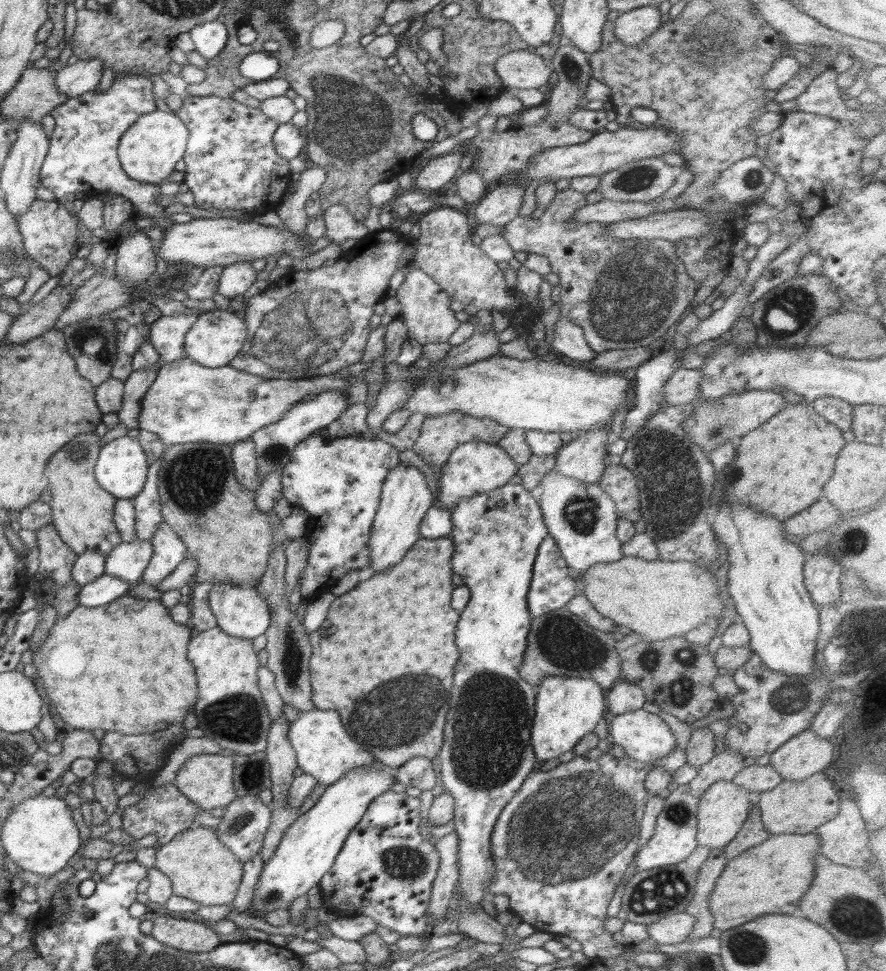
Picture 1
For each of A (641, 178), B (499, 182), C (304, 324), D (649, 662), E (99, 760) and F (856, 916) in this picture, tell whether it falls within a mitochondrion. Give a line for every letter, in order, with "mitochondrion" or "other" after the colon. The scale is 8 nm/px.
A: mitochondrion
B: other
C: mitochondrion
D: mitochondrion
E: other
F: mitochondrion

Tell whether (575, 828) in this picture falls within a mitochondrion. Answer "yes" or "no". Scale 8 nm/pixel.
yes

